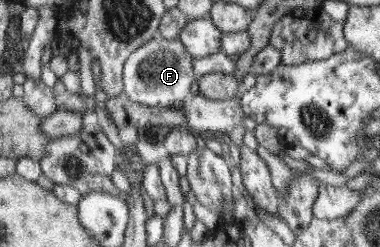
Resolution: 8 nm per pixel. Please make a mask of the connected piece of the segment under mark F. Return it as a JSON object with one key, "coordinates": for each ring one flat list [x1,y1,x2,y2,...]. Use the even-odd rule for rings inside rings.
{"coordinates":[[162,35,141,45,132,52,123,65,123,91,136,104,144,103,151,108,176,105,190,94,190,85,195,79,195,59,179,38,169,40]]}

